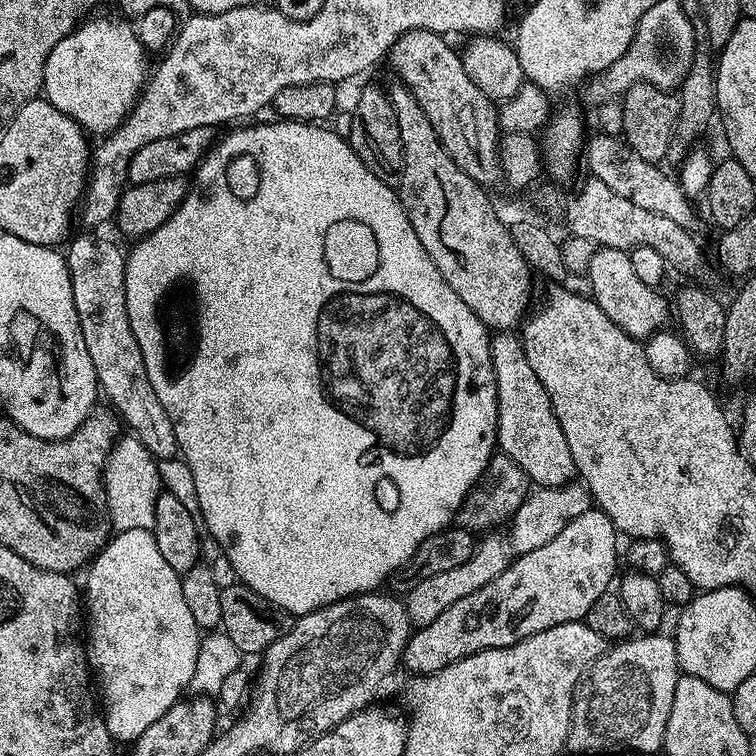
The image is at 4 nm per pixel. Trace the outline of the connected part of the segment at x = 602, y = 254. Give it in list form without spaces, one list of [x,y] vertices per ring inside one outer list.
[[[597,247],[589,260],[587,278],[589,288],[587,291],[591,299],[596,301],[602,314],[606,314],[606,318],[610,318],[614,326],[626,330],[628,336],[643,341],[653,332],[661,331],[667,325],[664,323],[668,320],[668,308],[670,312],[669,301],[667,304],[659,296],[661,293],[657,289],[646,286],[646,282],[638,279],[634,266],[630,266],[630,258],[625,249]]]

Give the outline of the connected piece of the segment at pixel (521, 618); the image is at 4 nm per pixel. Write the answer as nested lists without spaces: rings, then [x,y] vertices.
[[[589,510],[578,514],[578,518],[574,518],[574,522],[570,522],[570,526],[558,534],[558,538],[525,556],[516,556],[508,568],[502,570],[498,578],[494,578],[494,582],[486,582],[482,590],[474,590],[474,594],[458,598],[458,602],[438,614],[430,626],[416,628],[408,638],[408,645],[404,647],[403,667],[408,667],[416,676],[429,676],[432,672],[442,670],[442,666],[450,666],[470,654],[505,648],[522,642],[522,638],[530,638],[530,634],[538,634],[566,622],[583,621],[590,606],[594,606],[594,602],[598,602],[598,598],[602,598],[602,594],[609,591],[617,579],[616,539],[616,527],[604,512]]]

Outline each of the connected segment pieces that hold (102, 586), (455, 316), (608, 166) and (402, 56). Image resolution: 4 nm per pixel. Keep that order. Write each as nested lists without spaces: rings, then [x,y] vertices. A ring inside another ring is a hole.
[[[149,529],[116,532],[108,543],[96,553],[91,563],[87,565],[87,572],[86,640],[88,643],[88,662],[94,673],[95,683],[98,685],[99,695],[102,697],[102,715],[106,722],[106,730],[111,734],[113,741],[128,740],[127,742],[134,742],[142,734],[146,734],[146,729],[154,726],[154,722],[158,722],[158,718],[162,718],[162,714],[166,714],[166,710],[170,710],[170,706],[177,704],[189,691],[194,678],[194,666],[198,666],[198,650],[202,639],[202,629],[194,622],[194,617],[190,614],[189,607],[186,606],[186,598],[182,598],[181,573],[170,570],[170,565],[166,563],[166,558],[162,558],[161,552],[158,551],[158,542],[154,542]]]
[[[276,118],[273,121],[273,124],[252,124],[249,128],[233,127],[236,128],[233,132],[228,132],[225,136],[223,133],[215,141],[214,147],[196,165],[188,193],[184,196],[184,200],[178,206],[175,214],[165,224],[158,226],[158,230],[154,230],[148,236],[141,236],[131,245],[132,249],[130,247],[127,249],[124,273],[126,274],[126,302],[132,320],[138,312],[178,312],[178,294],[184,290],[184,286],[192,284],[194,316],[196,316],[198,334],[194,334],[194,338],[190,340],[190,348],[184,352],[142,350],[142,362],[146,362],[146,374],[150,378],[151,384],[154,385],[154,394],[158,394],[158,402],[162,402],[162,406],[166,406],[166,414],[170,414],[176,446],[179,455],[181,457],[184,455],[184,460],[188,463],[188,472],[192,475],[192,488],[196,491],[197,505],[195,504],[195,507],[198,509],[199,519],[202,521],[207,535],[209,532],[220,543],[220,548],[224,551],[229,566],[236,571],[235,579],[239,583],[245,584],[250,590],[262,594],[262,598],[266,598],[271,604],[276,604],[293,617],[299,618],[311,612],[317,612],[320,608],[336,604],[340,600],[372,594],[383,589],[380,587],[387,580],[389,583],[390,578],[395,577],[396,573],[404,567],[404,563],[414,554],[414,550],[418,550],[418,546],[422,546],[422,542],[426,542],[426,538],[443,532],[455,521],[456,514],[464,499],[468,497],[469,490],[474,487],[476,479],[483,474],[490,458],[497,451],[498,394],[490,358],[489,329],[485,328],[484,323],[478,318],[478,314],[474,314],[474,310],[470,310],[470,306],[466,306],[466,302],[462,302],[462,298],[458,298],[458,294],[454,294],[454,290],[450,290],[446,278],[442,278],[442,274],[438,274],[438,266],[434,266],[430,254],[426,254],[422,242],[418,242],[418,234],[414,234],[414,226],[410,226],[410,218],[402,206],[397,189],[393,185],[382,182],[382,178],[375,176],[366,166],[366,162],[362,162],[362,158],[358,158],[351,143],[331,127],[321,126],[319,123],[303,124],[300,120],[283,118]]]
[[[601,132],[594,133],[587,139],[584,147],[584,159],[588,164],[589,172],[593,179],[606,183],[616,194],[622,198],[629,199],[642,210],[653,211],[656,214],[665,215],[666,218],[673,219],[678,226],[682,226],[688,232],[696,234],[702,229],[704,224],[692,210],[693,204],[689,197],[681,190],[679,181],[670,178],[657,164],[646,162],[645,159],[638,158],[621,137],[606,135]]]
[[[426,30],[408,32],[402,38],[398,38],[398,42],[391,50],[392,68],[400,75],[397,76],[399,83],[405,84],[414,94],[414,98],[418,98],[422,110],[426,110],[426,118],[430,118],[438,134],[440,144],[448,151],[448,156],[454,158],[458,167],[479,184],[491,186],[491,184],[501,183],[499,147],[502,129],[498,123],[497,105],[488,100],[486,94],[482,94],[478,86],[474,86],[474,82],[470,82],[470,74],[466,74],[461,53],[457,49],[455,52],[447,44],[448,42],[445,37],[439,36],[436,32]]]

